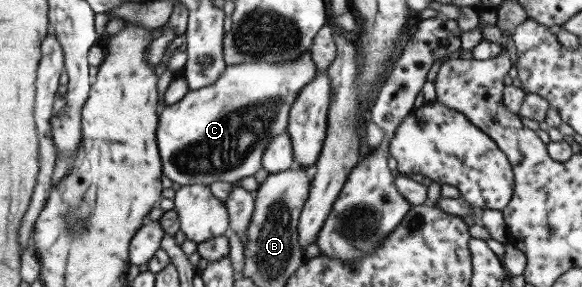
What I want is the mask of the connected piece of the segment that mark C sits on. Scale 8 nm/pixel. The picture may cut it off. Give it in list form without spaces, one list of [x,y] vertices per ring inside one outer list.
[[[310,49],[290,62],[249,62],[230,65],[210,85],[189,93],[173,105],[161,109],[156,138],[160,153],[163,177],[185,185],[207,185],[211,183],[234,183],[255,176],[262,169],[262,155],[272,137],[288,129],[290,109],[299,92],[316,76],[317,64]]]

